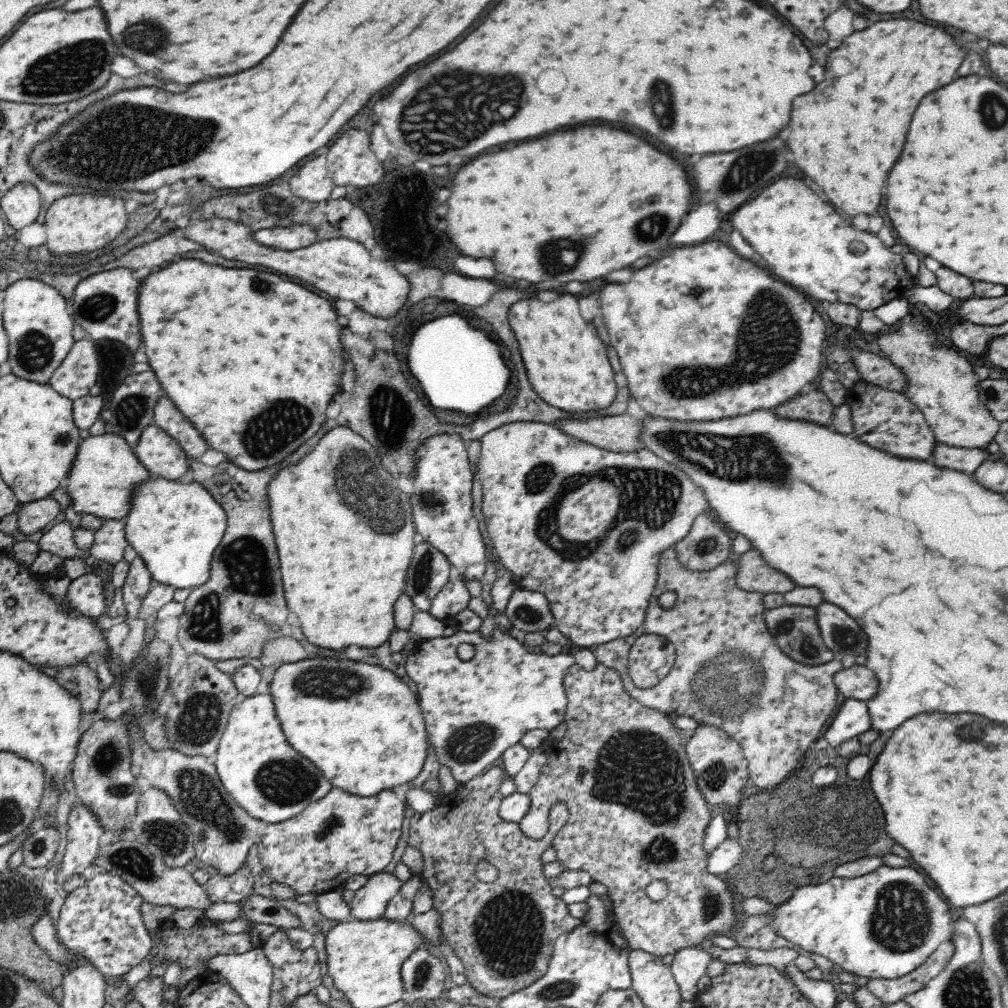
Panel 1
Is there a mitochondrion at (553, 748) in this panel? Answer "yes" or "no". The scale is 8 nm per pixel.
no

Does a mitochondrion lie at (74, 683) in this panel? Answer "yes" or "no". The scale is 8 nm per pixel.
yes

